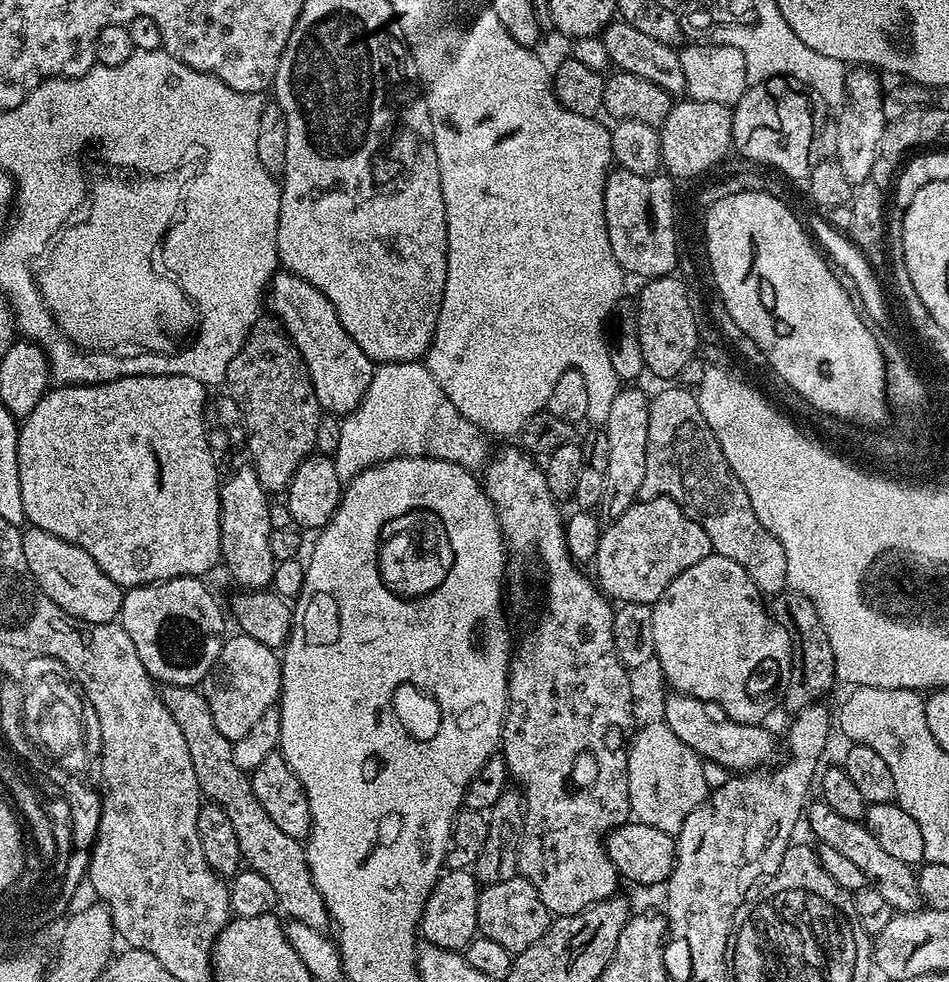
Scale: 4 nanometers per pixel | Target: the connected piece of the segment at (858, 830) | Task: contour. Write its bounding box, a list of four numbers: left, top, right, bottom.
[806,798,925,913]

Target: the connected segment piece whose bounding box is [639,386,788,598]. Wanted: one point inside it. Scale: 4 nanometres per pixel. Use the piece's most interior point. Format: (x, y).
(684, 460)

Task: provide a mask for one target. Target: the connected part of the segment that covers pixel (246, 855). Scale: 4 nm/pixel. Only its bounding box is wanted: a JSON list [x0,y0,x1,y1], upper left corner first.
[162,684,330,930]

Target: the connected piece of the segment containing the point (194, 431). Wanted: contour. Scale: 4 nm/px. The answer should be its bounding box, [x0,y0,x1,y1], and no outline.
[18,376,222,590]

